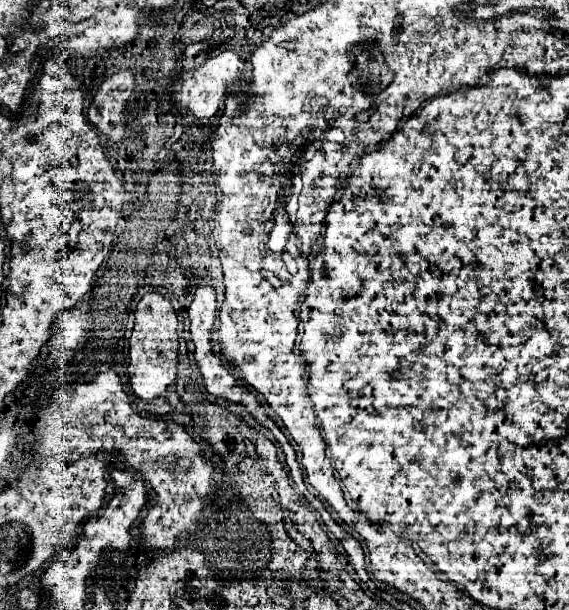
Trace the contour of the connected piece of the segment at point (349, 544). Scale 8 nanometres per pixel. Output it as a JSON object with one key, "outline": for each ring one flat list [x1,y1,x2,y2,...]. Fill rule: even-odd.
{"outline":[[347,536,347,538,341,542,341,546,345,548,347,556,351,558,353,568,355,568,355,572,359,574,359,580,365,582,364,588,370,589,370,591,374,593,374,583,367,582,367,580,369,580,369,574,367,574,367,570,365,570,365,554,363,554,363,550,361,550,361,544,359,544,353,536]]}

